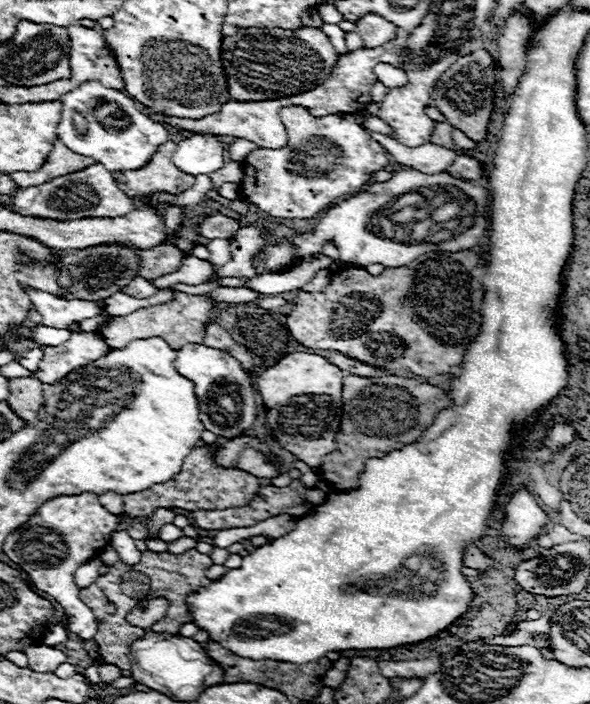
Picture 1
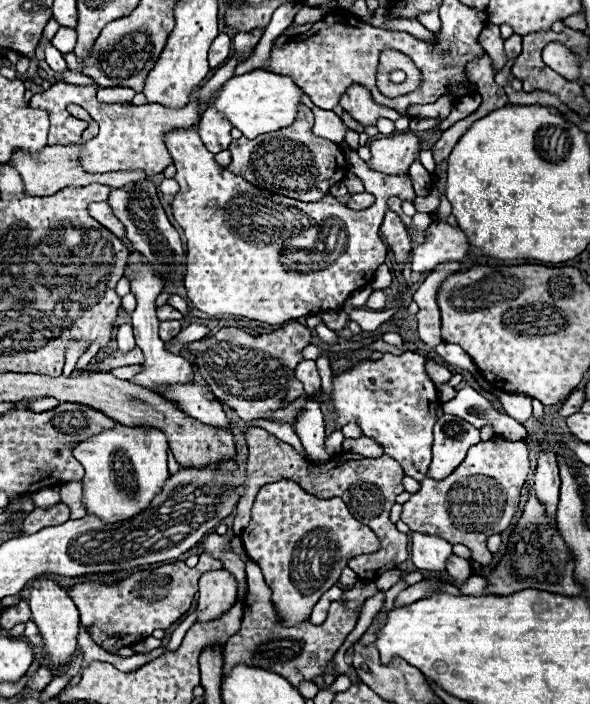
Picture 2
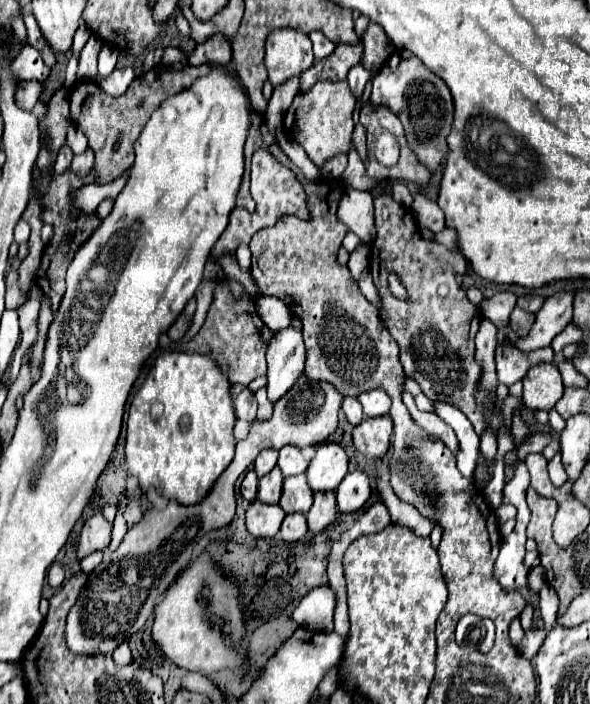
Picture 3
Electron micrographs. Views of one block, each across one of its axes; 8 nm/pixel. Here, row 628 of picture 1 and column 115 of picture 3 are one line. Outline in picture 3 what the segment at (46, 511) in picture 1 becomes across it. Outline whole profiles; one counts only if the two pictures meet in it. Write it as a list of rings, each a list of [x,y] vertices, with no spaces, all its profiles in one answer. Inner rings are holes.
[[[124,68],[124,70],[114,70],[108,78],[100,78],[96,82],[98,82],[98,86],[106,94],[110,94],[110,96],[122,96],[128,90],[128,86],[130,86],[132,80],[134,80],[134,70],[132,68]]]

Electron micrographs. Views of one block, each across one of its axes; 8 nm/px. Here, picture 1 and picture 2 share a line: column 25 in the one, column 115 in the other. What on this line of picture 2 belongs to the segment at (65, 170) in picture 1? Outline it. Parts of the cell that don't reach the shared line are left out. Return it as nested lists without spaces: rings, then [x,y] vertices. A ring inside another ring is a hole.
[[[46,146],[40,152],[34,154],[26,154],[26,152],[16,152],[10,160],[8,166],[12,166],[14,170],[18,170],[22,182],[24,182],[24,194],[28,196],[52,196],[54,192],[62,190],[62,188],[78,188],[78,186],[88,186],[88,184],[106,184],[112,188],[122,188],[130,182],[138,182],[144,176],[144,172],[136,172],[136,170],[118,170],[114,172],[106,172],[106,174],[88,174],[80,168],[78,164],[78,148],[64,148],[64,146]]]

